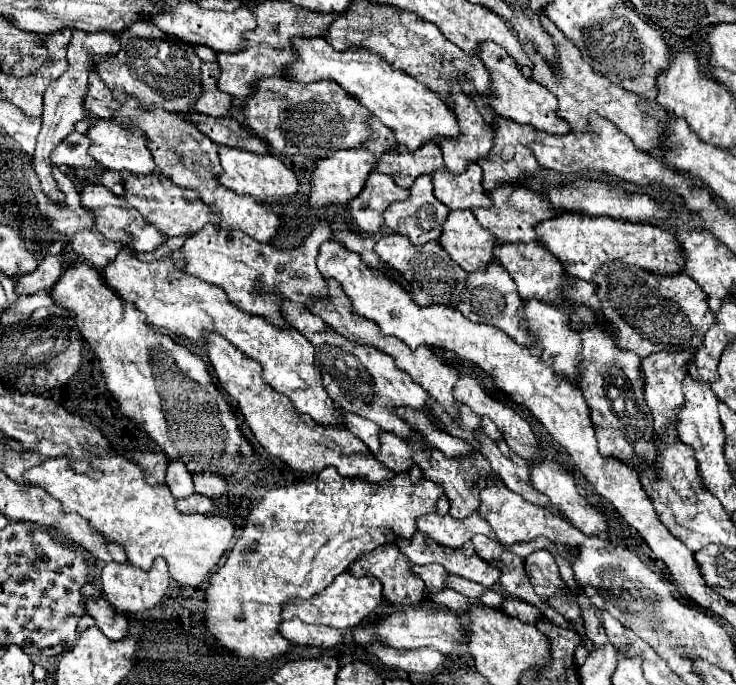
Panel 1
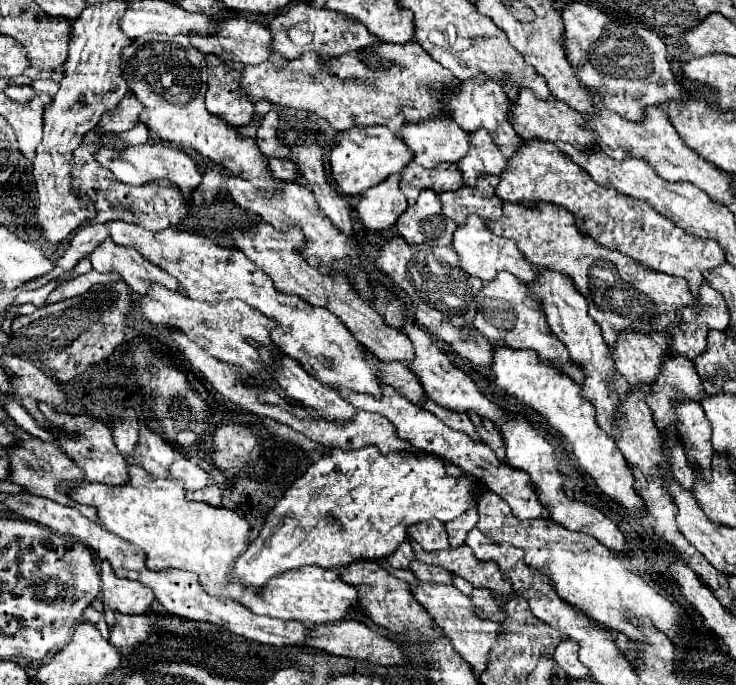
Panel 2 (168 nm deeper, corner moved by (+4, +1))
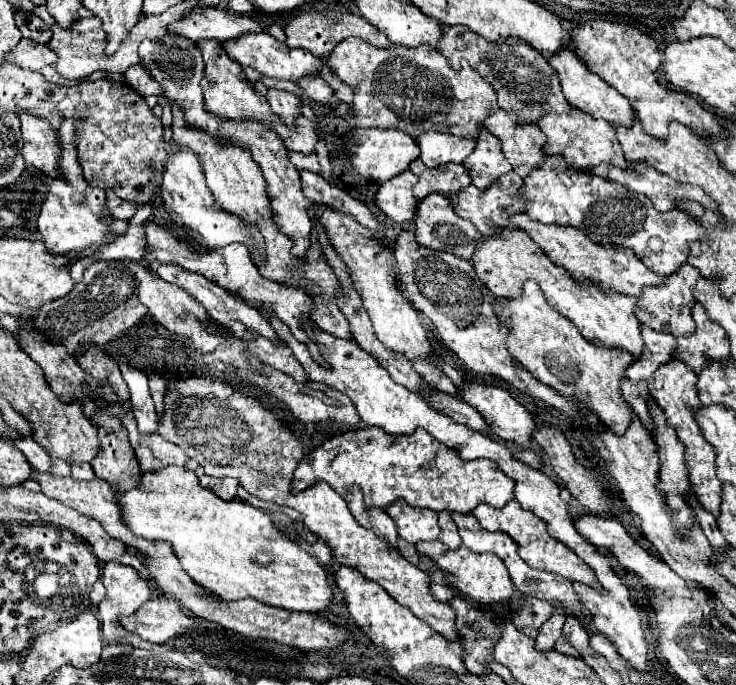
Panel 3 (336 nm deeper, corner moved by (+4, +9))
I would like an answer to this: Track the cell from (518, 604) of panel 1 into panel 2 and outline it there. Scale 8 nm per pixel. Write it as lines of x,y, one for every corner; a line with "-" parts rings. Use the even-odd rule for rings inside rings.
474,589
470,593
470,599
472,599
472,607
474,607
474,613
480,617
480,619
490,619
490,621
504,621
504,613
500,609
502,605
502,599
492,595
492,591
488,589

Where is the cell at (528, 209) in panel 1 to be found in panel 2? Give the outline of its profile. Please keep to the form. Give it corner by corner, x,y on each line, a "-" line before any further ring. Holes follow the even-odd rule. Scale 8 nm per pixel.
504,203
502,219
488,223
488,229
492,229
496,235
514,239
524,257
538,267
570,277
574,287
586,297
588,313
600,325
608,345
616,341
622,329
636,329
644,333
658,331
668,335
668,329
678,323
678,307
696,303
684,279
648,271
640,261
610,251
598,245
594,239
582,235
574,225
570,211
552,205
528,209
516,203

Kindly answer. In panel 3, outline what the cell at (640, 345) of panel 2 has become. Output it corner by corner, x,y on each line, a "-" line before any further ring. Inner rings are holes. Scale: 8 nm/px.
496,227
492,235
482,237
482,241
476,241
472,265
476,269
476,275
480,281
494,293
502,297
518,297
522,283
526,279
534,279
544,295
546,301
556,307
556,311
564,313
578,329
592,341
594,345
602,345
606,349
620,347
634,357
640,357
644,351
644,339
642,339
642,323
636,317
636,299
628,295
610,295
600,291
594,285
582,285
578,287
568,271
564,271
558,265
552,265
544,251
522,231
522,229
500,229

